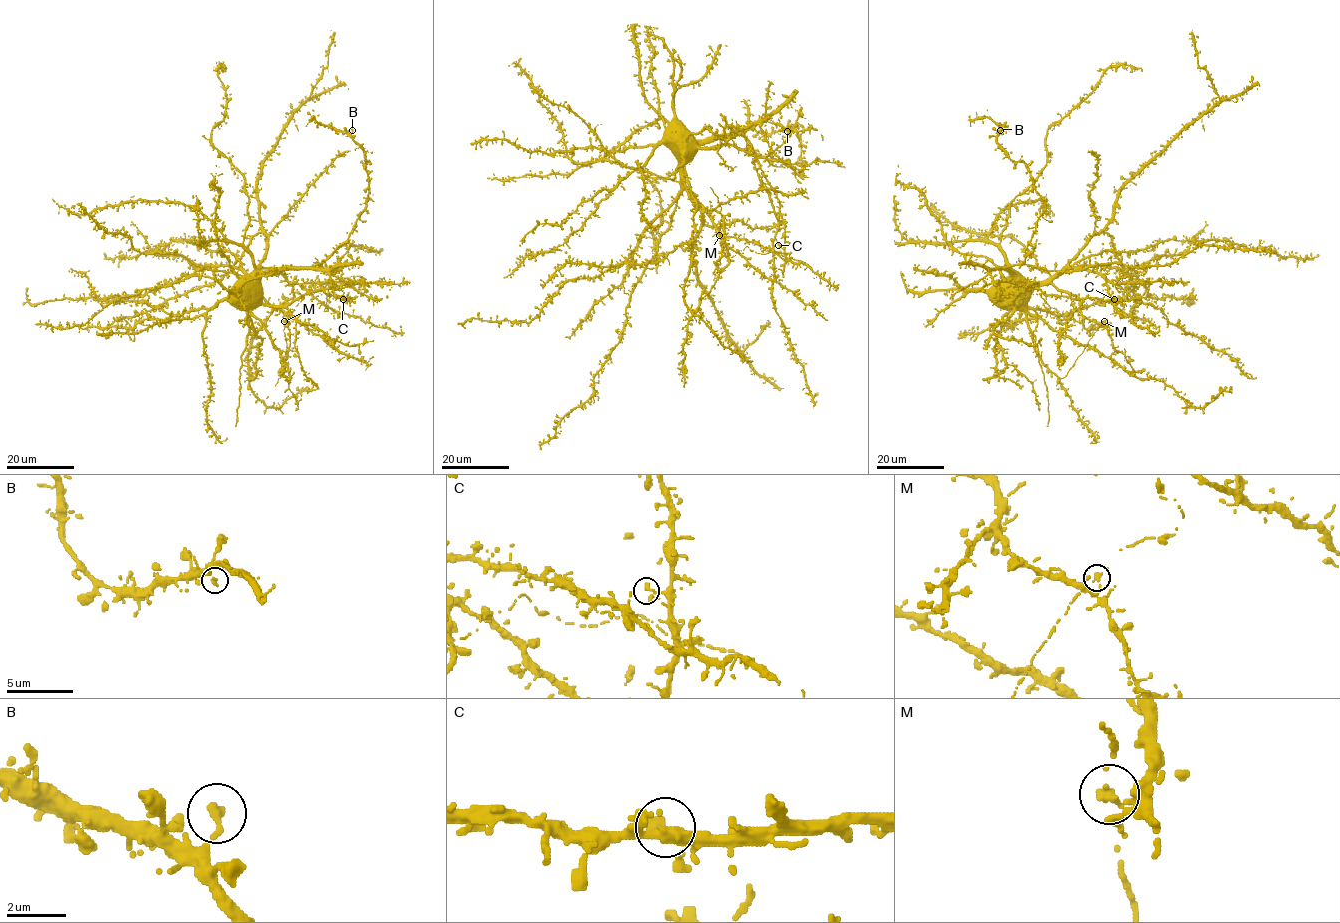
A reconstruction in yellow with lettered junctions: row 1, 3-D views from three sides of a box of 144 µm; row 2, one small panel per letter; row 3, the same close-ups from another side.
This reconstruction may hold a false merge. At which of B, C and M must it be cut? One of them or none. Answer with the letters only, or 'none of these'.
none of these

